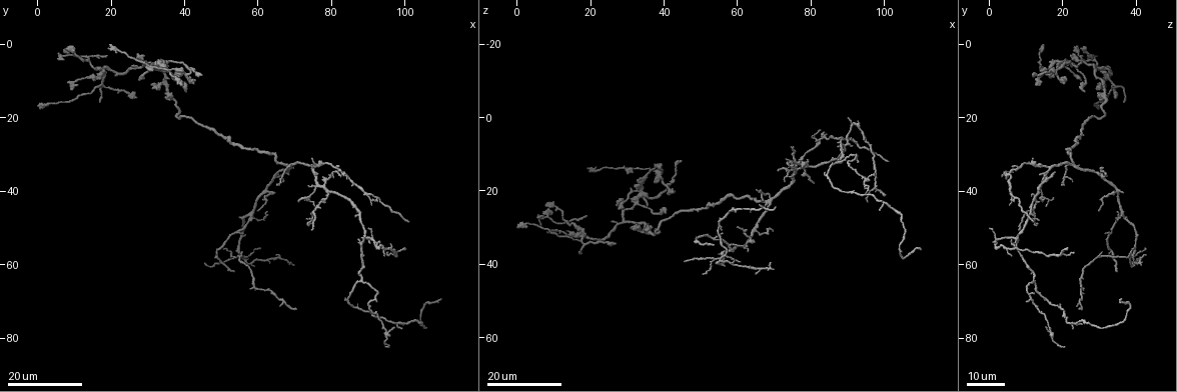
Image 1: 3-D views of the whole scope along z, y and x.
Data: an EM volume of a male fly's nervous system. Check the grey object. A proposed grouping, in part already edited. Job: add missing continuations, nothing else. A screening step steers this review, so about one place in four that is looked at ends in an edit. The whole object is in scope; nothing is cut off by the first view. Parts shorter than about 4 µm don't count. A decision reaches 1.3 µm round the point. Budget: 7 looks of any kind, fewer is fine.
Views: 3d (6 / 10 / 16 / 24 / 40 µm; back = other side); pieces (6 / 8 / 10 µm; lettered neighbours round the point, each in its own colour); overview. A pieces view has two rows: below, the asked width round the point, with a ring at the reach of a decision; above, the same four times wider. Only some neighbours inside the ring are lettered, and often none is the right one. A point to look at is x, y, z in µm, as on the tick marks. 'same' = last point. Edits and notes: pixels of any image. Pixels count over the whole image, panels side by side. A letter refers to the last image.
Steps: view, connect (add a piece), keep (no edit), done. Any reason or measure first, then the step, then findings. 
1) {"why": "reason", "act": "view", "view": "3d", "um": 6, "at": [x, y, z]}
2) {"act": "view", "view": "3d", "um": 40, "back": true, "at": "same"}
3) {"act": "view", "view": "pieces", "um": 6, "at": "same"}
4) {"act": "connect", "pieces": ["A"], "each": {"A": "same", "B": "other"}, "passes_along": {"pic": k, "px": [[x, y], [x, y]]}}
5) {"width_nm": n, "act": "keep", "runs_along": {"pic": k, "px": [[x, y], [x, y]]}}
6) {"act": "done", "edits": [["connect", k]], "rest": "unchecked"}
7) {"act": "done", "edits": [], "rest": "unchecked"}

{"why": "free end", "act": "view", "view": "3d", "um": 16, "at": [70.0, 72.0, 24.5]}

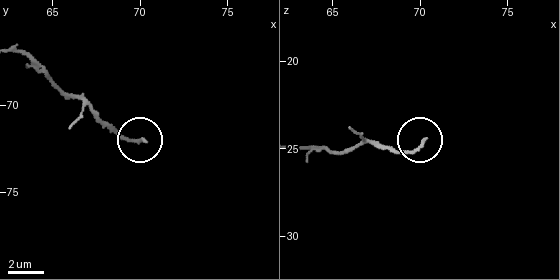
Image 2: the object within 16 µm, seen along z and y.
{"act": "view", "view": "pieces", "um": 8, "at": [70.3, 72.0, 24.6]}

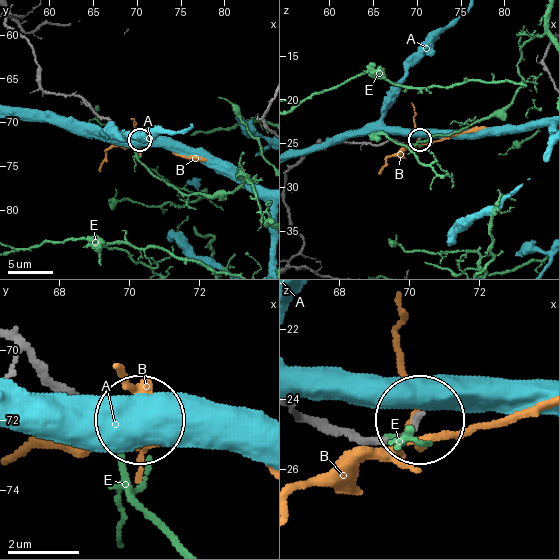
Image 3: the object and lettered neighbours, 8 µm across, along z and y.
{"act": "keep", "each": {"A": "other", "B": "other", "E": "other"}, "runs_along": {"pic": 3, "px": [[315, 423], [378, 441], [420, 417]]}, "found": "no lettered piece goes on from it"}

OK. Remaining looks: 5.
{"why": "free end", "act": "view", "view": "3d", "um": 16, "at": [17.0, 15.5, 37.0]}

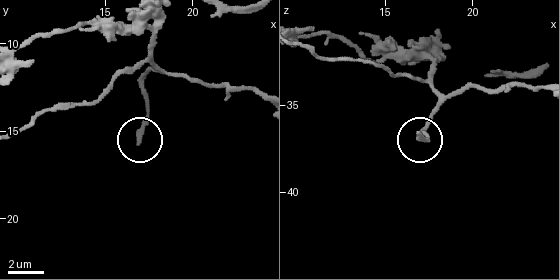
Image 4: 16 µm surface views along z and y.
{"why": "what lies round it", "act": "view", "view": "pieces", "um": 6, "at": [17.0, 15.5, 36.7]}

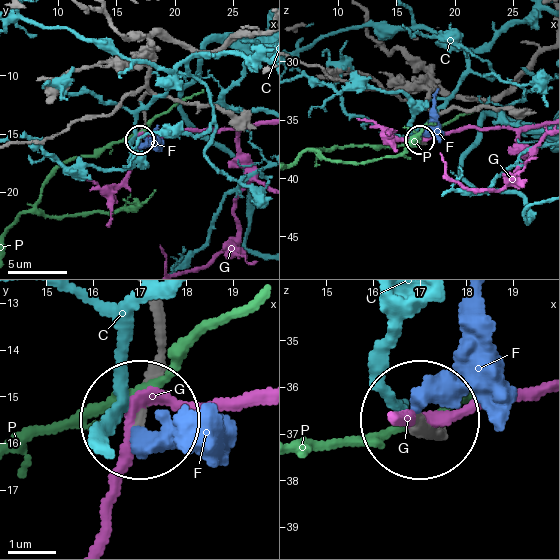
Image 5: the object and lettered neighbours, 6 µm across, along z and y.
{"act": "connect", "pieces": ["F"], "each": {"C": "other", "F": "same", "G": "other", "P": "other"}, "found": "the neuron continues"}

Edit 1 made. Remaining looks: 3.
{"act": "view", "view": "overview"}

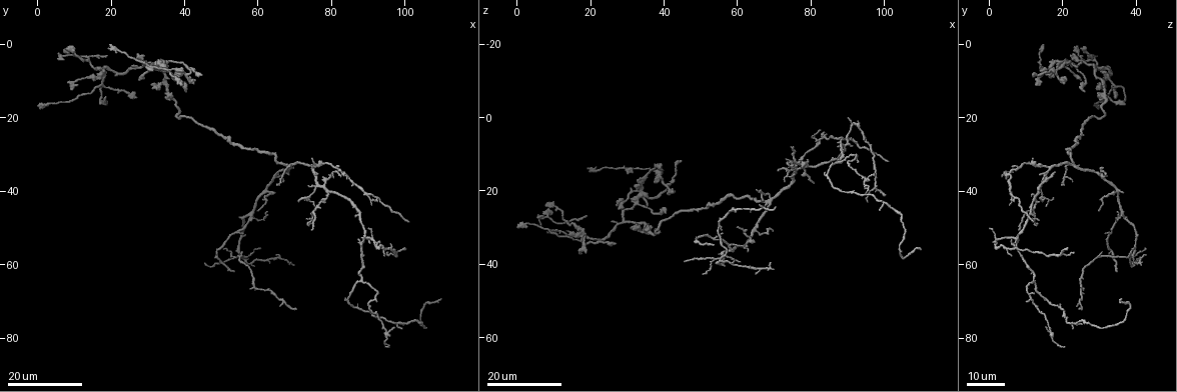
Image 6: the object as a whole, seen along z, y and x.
{"act": "view", "view": "3d", "um": 24, "at": [18.5, 3.5, 27.0]}

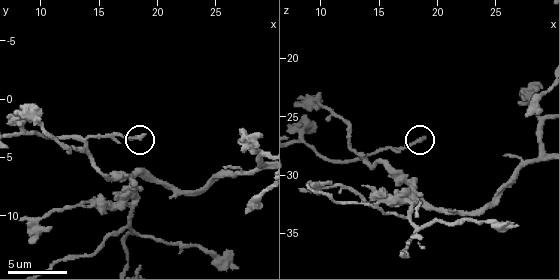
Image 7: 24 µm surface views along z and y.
{"act": "view", "view": "pieces", "um": 8, "at": [18.8, 3.2, 26.8]}

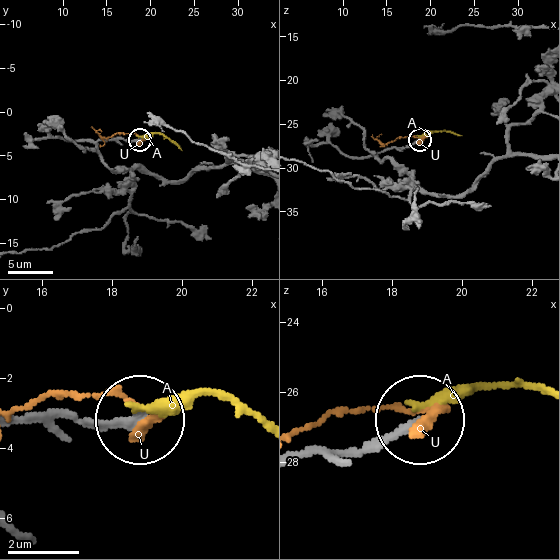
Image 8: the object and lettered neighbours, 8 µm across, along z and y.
{"act": "keep", "each": {"A": "other", "U": "other"}, "runs_along": {"pic": 8, "px": [[454, 195], [427, 194], [378, 157], [418, 140]]}, "found": "none of them fits"}

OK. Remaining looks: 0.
{"act": "done", "edits": [["connect", 5]], "rest": "unchecked"}

